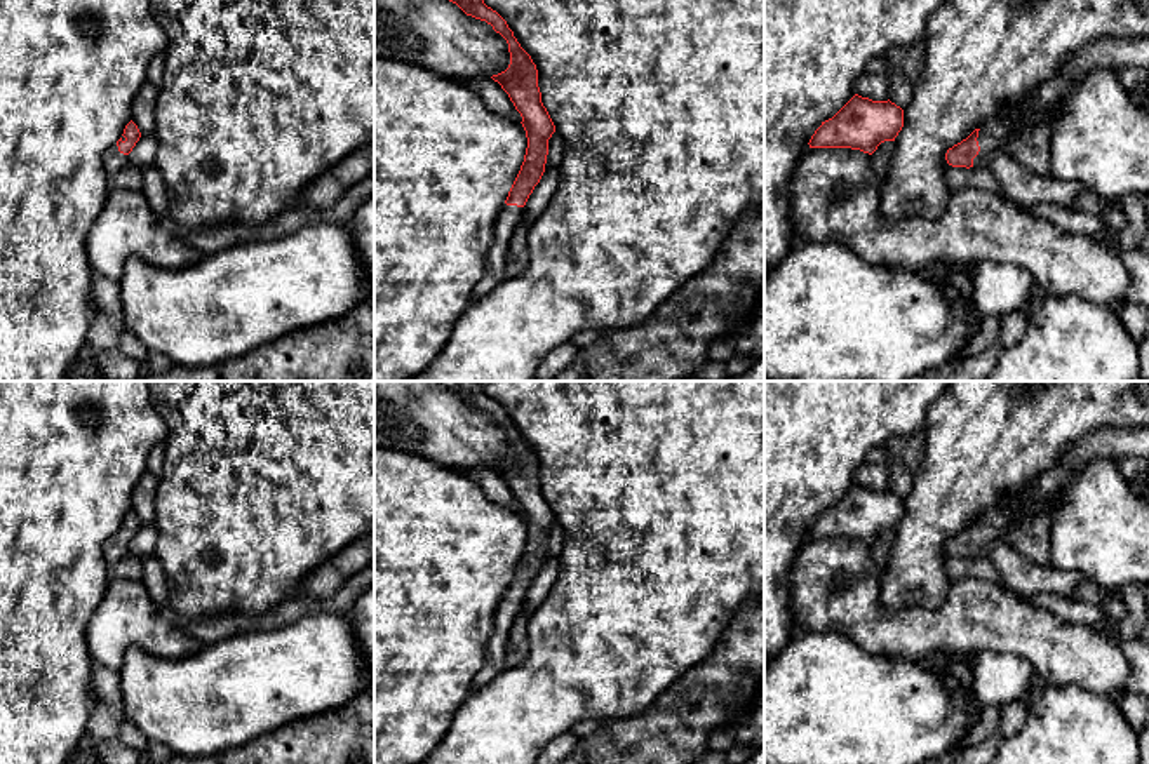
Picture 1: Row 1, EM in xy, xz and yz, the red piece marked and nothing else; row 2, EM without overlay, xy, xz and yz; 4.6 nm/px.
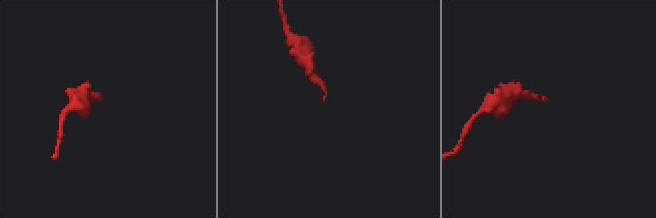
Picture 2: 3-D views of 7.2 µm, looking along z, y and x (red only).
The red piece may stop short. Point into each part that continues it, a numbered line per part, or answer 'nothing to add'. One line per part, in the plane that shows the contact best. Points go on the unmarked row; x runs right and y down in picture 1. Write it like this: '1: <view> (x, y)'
1: yz (993, 526)

